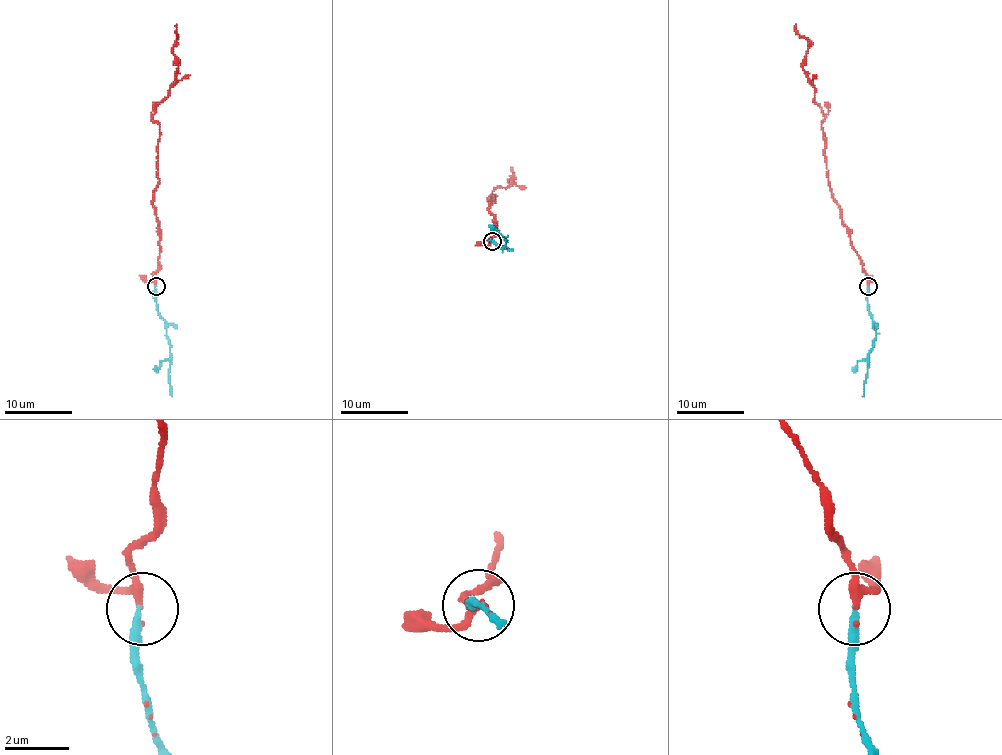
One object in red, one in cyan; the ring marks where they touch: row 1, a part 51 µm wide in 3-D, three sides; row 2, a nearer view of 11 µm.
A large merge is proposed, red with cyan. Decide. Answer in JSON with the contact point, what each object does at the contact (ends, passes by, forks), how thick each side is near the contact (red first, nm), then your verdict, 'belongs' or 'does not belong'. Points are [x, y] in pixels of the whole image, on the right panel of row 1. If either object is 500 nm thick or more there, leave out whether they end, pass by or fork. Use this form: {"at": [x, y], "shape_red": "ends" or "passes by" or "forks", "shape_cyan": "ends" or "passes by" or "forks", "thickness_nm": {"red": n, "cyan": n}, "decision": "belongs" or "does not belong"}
{"at": [868, 286], "shape_red": "passes by", "shape_cyan": "ends", "thickness_nm": {"red": 200, "cyan": 220}, "decision": "belongs"}

